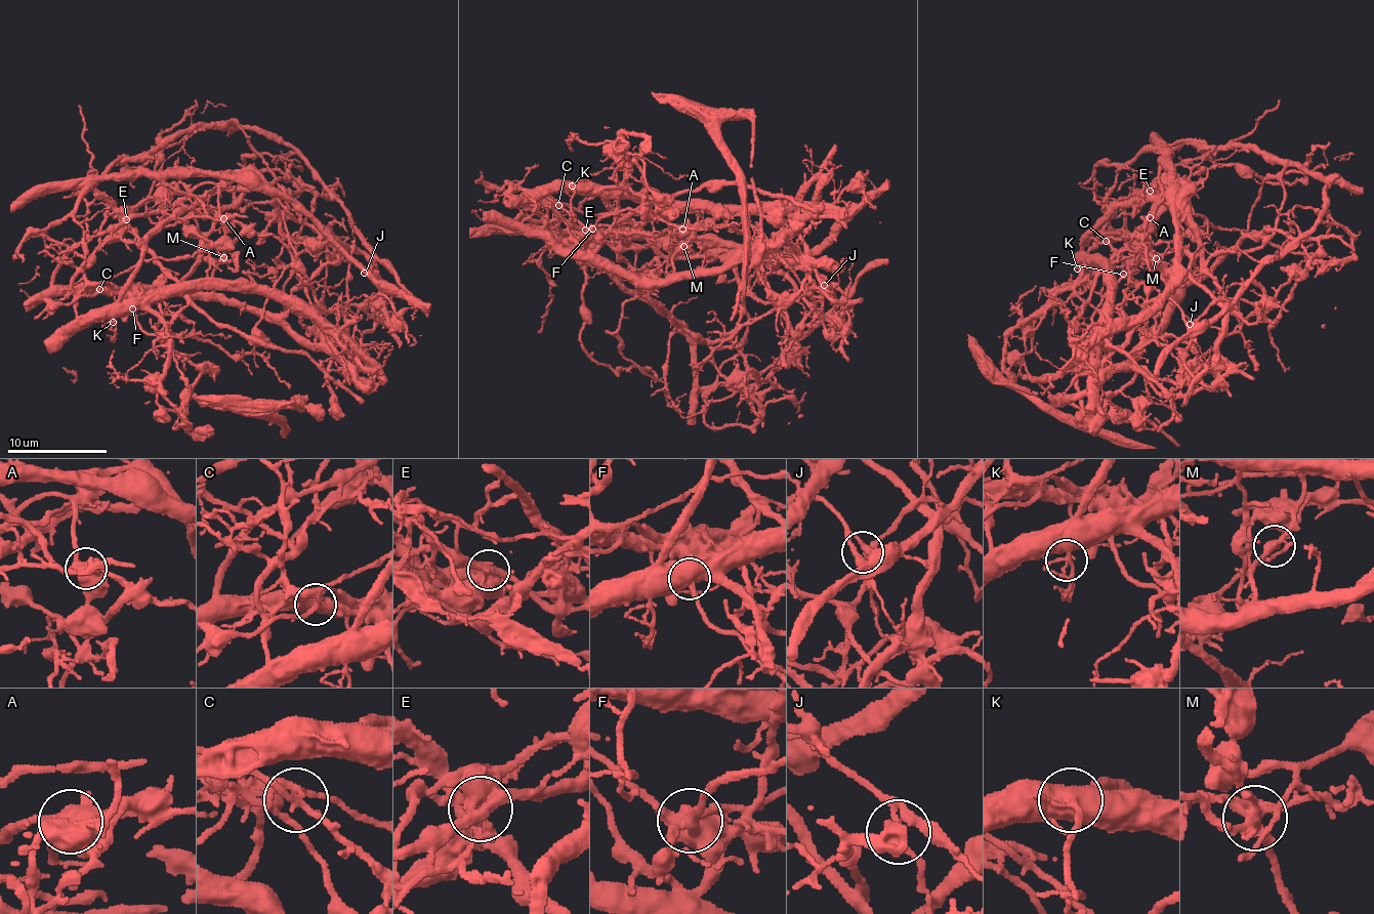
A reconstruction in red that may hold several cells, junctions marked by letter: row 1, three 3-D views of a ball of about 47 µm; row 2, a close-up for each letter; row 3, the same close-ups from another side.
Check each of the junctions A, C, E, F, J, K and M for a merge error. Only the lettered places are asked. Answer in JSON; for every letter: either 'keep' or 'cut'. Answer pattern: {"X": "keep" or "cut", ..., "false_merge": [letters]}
{"A": "cut", "C": "cut", "E": "cut", "F": "cut", "J": "keep", "K": "keep", "M": "cut", "false_merge": ["A", "C", "E", "F", "M"]}

